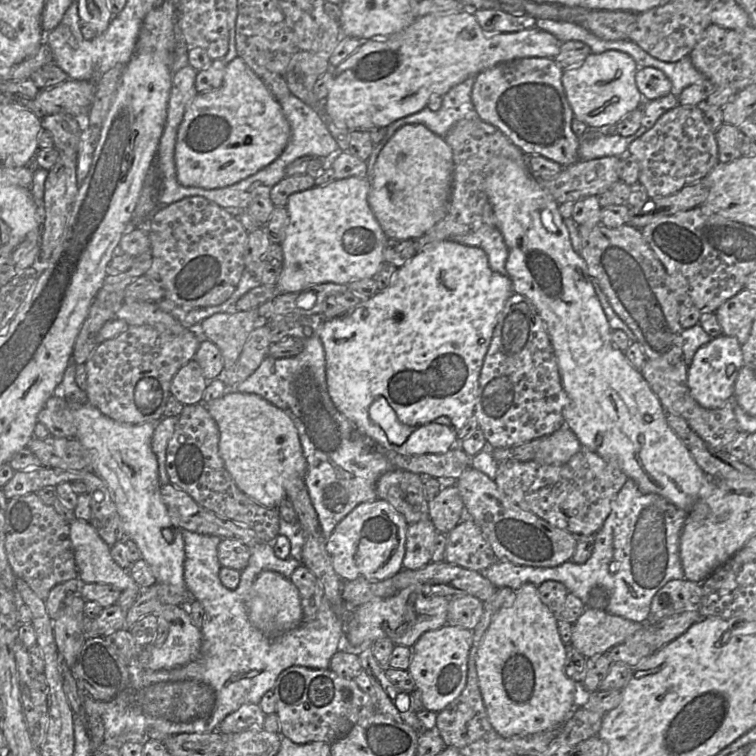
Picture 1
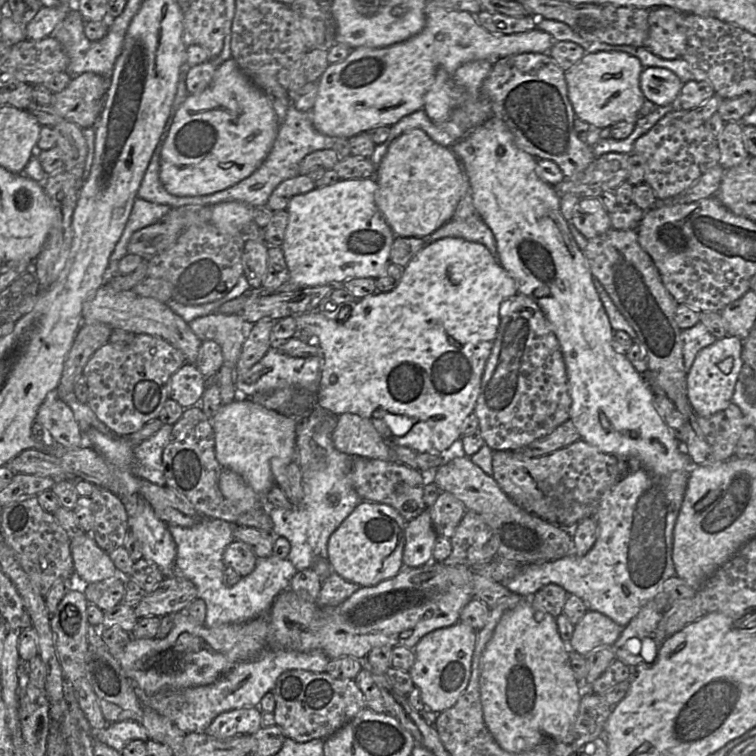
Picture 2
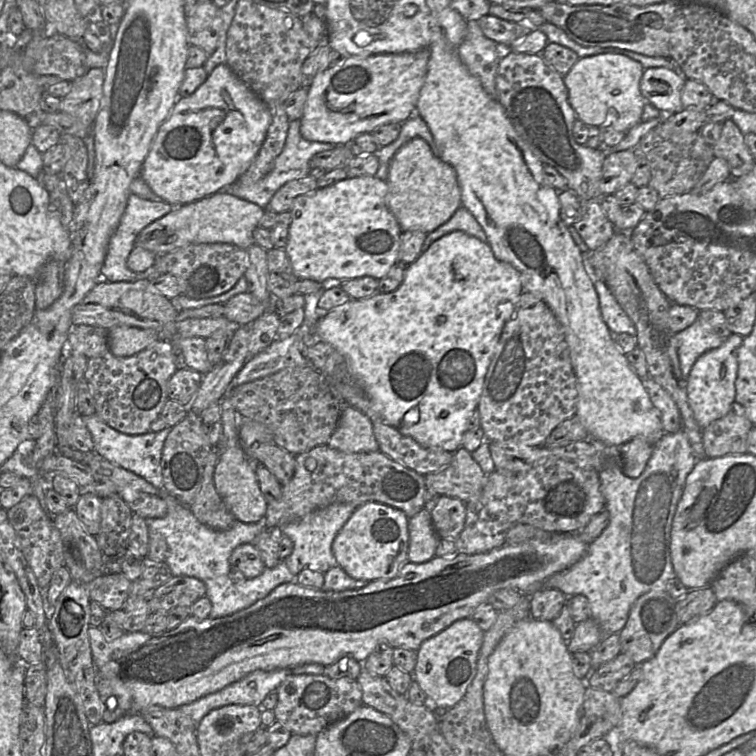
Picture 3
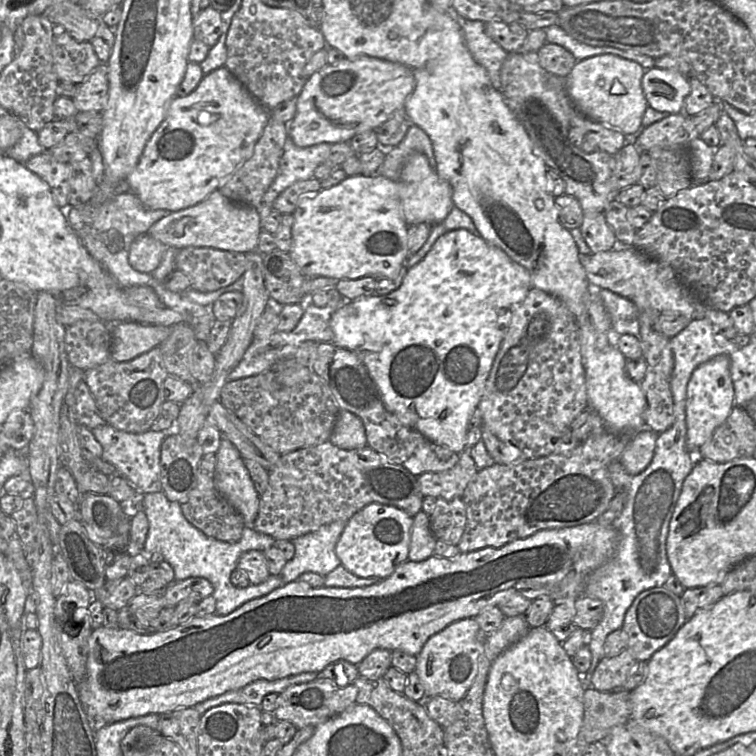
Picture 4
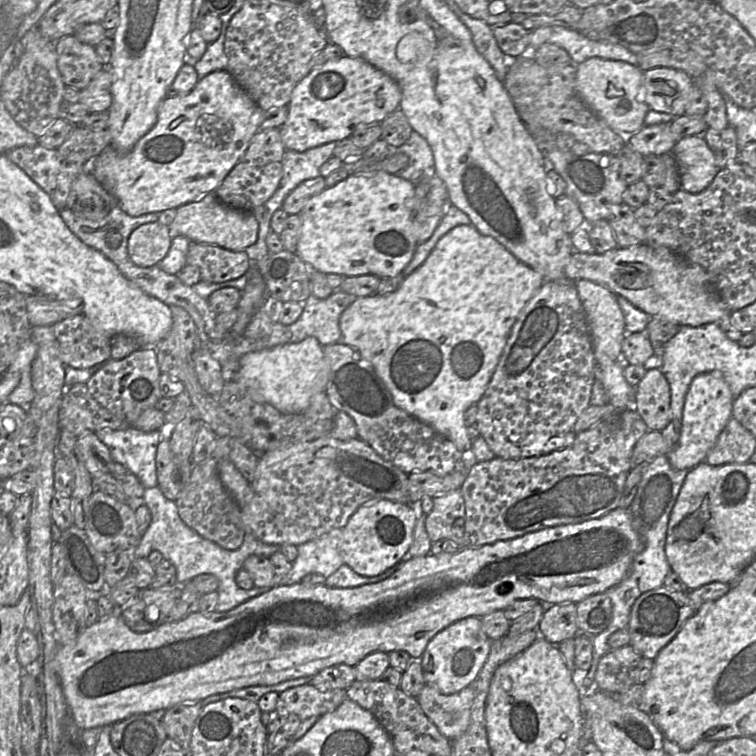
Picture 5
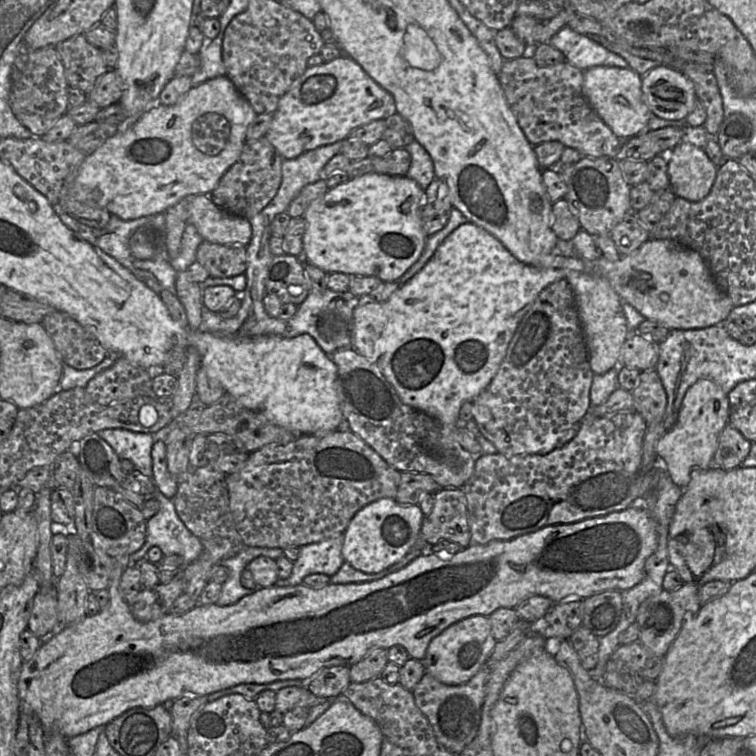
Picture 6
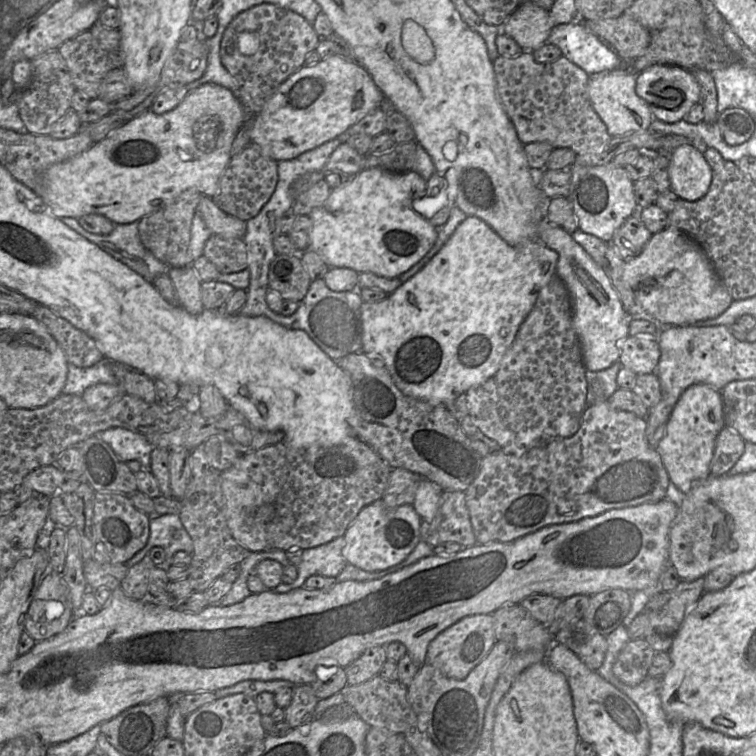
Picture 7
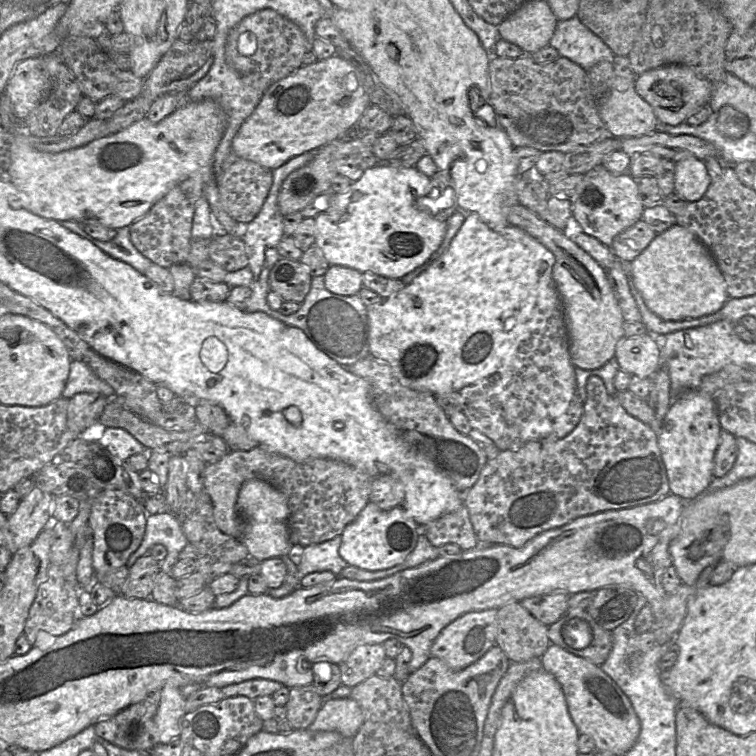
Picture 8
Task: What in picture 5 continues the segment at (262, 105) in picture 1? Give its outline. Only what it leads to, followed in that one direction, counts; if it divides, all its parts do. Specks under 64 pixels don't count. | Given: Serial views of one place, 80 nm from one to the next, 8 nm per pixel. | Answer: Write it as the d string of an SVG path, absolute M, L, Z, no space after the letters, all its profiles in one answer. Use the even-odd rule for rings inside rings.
M226 70L214 71L198 81L187 94L166 98L158 106L158 117L154 127L141 137L135 146L127 153L120 153L112 146L105 148L95 159L83 164L83 171L88 171L118 202L121 209L132 217L154 212L177 209L182 205L193 202L202 196L213 193L244 155L251 139L259 131L264 112L248 95L248 93L234 80Z

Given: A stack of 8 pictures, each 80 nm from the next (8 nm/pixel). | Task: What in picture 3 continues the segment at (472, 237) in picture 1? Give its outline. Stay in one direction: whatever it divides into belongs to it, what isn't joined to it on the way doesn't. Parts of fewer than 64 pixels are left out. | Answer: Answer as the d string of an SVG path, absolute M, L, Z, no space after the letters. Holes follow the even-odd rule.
M460 207L446 223L426 235L421 252L426 251L438 238L453 231L463 231L487 242L487 236L475 217L466 208Z

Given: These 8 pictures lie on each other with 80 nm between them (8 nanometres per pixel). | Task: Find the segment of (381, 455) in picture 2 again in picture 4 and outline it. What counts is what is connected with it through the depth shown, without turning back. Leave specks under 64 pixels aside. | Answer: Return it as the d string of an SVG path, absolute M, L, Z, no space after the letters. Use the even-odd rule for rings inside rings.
M340 410L328 440L333 445L345 450L365 447L367 438L363 422L355 414Z

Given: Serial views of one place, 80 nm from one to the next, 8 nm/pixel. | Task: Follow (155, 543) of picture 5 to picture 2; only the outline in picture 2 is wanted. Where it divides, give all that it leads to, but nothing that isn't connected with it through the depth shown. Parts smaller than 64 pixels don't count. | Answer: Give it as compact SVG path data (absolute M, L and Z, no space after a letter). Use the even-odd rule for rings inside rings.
M201 516L199 521L192 527L168 525L169 531L176 544L176 558L173 566L173 575L190 580L197 588L197 598L206 603L207 612L204 625L209 628L223 624L241 624L267 614L275 598L290 587L290 581L297 569L287 559L281 559L275 555L261 558L257 557L254 570L247 576L241 576L234 586L227 586L223 580L225 564L223 554L226 547L234 540L233 531L237 524L222 519L207 518Z

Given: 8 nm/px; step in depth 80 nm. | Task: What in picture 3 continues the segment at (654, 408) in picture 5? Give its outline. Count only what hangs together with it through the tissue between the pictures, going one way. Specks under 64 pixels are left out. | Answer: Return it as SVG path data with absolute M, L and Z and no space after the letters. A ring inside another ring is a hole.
M651 377L643 379L643 386L648 392L651 402L660 413L665 433L676 433L682 429L682 419L677 405L669 393Z

